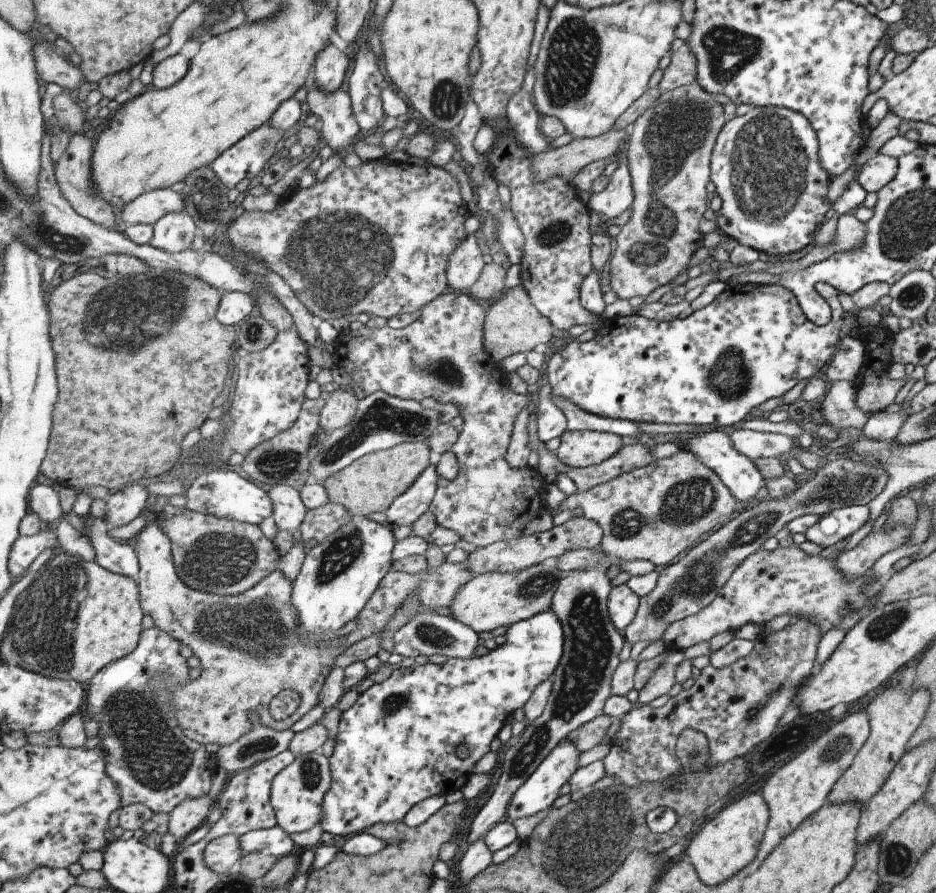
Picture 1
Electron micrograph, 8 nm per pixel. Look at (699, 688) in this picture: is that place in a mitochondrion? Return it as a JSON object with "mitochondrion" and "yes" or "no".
{"mitochondrion":"no"}

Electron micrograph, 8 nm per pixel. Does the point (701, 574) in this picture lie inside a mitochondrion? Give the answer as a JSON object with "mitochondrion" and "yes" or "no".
{"mitochondrion":"yes"}

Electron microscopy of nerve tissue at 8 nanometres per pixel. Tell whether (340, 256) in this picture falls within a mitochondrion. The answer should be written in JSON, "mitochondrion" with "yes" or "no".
{"mitochondrion":"yes"}

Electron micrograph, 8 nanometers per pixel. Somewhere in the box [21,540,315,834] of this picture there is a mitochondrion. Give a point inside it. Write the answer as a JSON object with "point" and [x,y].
{"point":[151,749]}

